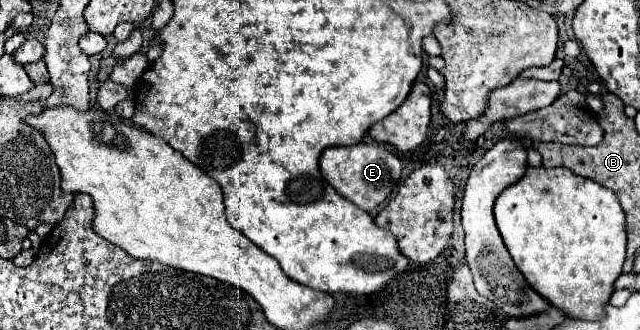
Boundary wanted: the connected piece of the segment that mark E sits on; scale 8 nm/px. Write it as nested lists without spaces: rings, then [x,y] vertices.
[[[357,143],[353,147],[327,147],[319,159],[323,179],[347,201],[363,211],[377,209],[393,191],[401,177],[401,161],[389,149],[375,143]]]

